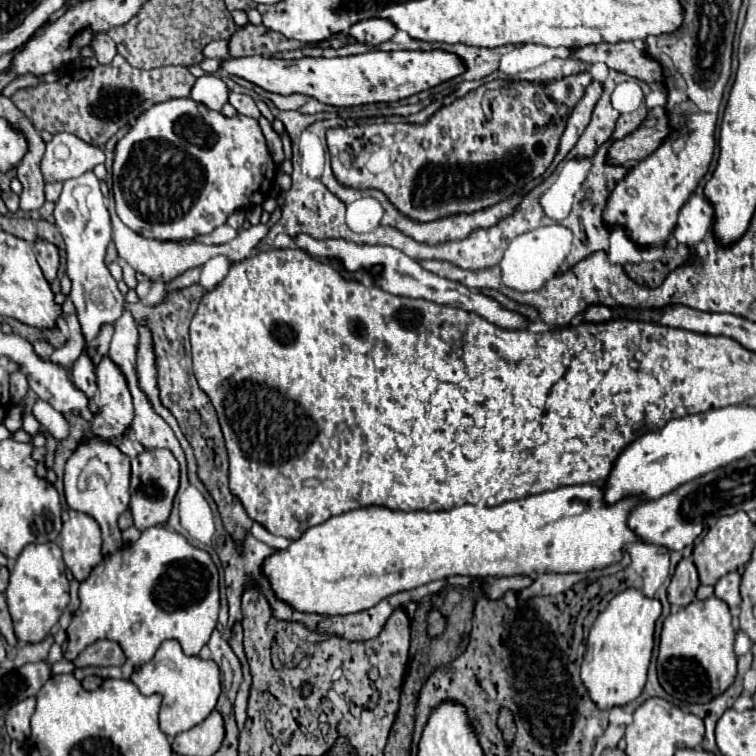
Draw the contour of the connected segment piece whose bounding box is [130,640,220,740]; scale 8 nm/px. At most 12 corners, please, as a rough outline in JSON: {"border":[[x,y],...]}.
{"border":[[176,640],[130,678],[162,694],[160,730],[200,724],[220,696],[214,660],[186,656]]}

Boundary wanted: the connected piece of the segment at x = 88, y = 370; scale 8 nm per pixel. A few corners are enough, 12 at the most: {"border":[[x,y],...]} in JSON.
{"border":[[86,352],[72,368],[72,382],[94,400],[94,366]]}

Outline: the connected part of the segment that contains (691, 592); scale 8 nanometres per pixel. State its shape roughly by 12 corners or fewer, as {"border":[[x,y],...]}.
{"border":[[682,558],[668,586],[668,602],[688,606],[700,582],[694,562]]}

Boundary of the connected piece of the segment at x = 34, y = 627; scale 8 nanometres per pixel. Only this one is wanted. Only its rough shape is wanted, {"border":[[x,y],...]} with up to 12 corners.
{"border":[[30,544],[6,602],[20,642],[42,642],[70,602],[62,550]]}

